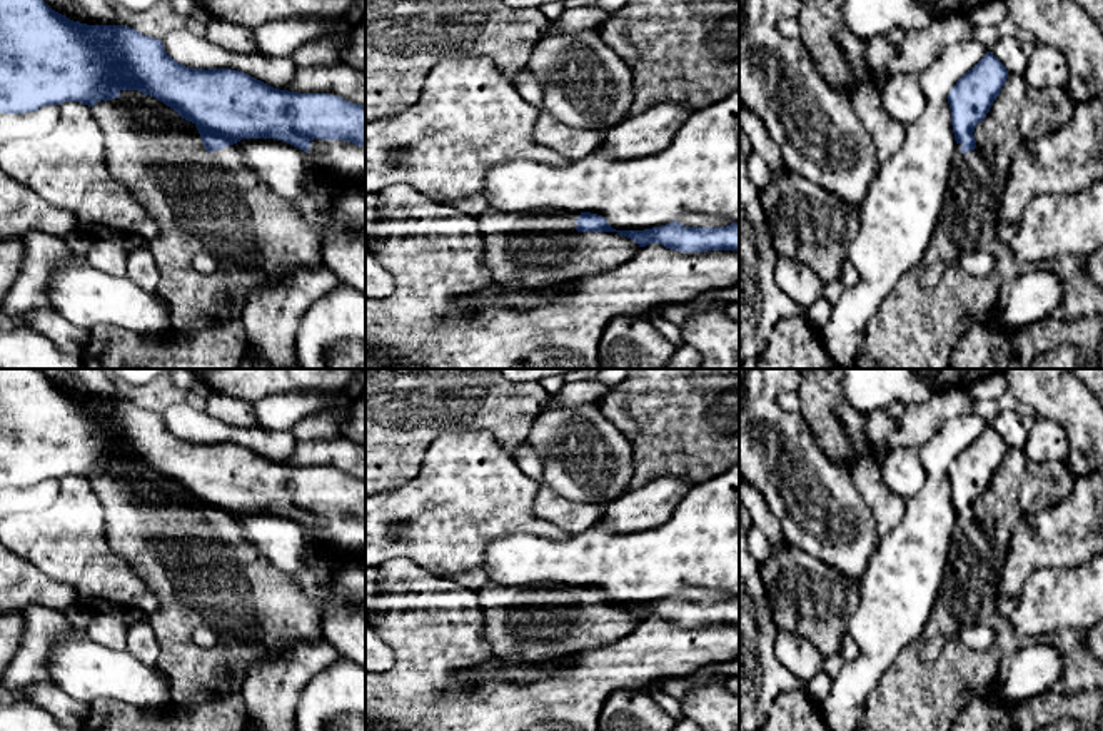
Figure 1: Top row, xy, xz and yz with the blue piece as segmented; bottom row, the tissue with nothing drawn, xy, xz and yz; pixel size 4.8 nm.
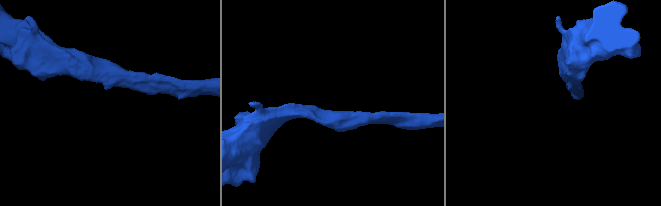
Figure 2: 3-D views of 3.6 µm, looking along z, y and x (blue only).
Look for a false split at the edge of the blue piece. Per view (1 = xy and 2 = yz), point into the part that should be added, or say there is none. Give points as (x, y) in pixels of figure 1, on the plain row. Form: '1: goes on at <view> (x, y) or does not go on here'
1: does not go on here
2: does not go on here

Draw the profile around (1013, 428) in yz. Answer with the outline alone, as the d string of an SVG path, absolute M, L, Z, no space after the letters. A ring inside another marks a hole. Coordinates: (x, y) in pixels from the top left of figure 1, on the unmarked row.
M1008 406L988 422L1011 447L1023 447L1031 429L1035 417L1023 417L1011 411Z

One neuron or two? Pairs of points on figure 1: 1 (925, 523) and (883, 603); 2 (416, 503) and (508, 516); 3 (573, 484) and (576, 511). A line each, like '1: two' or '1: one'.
1: one
2: one
3: two

